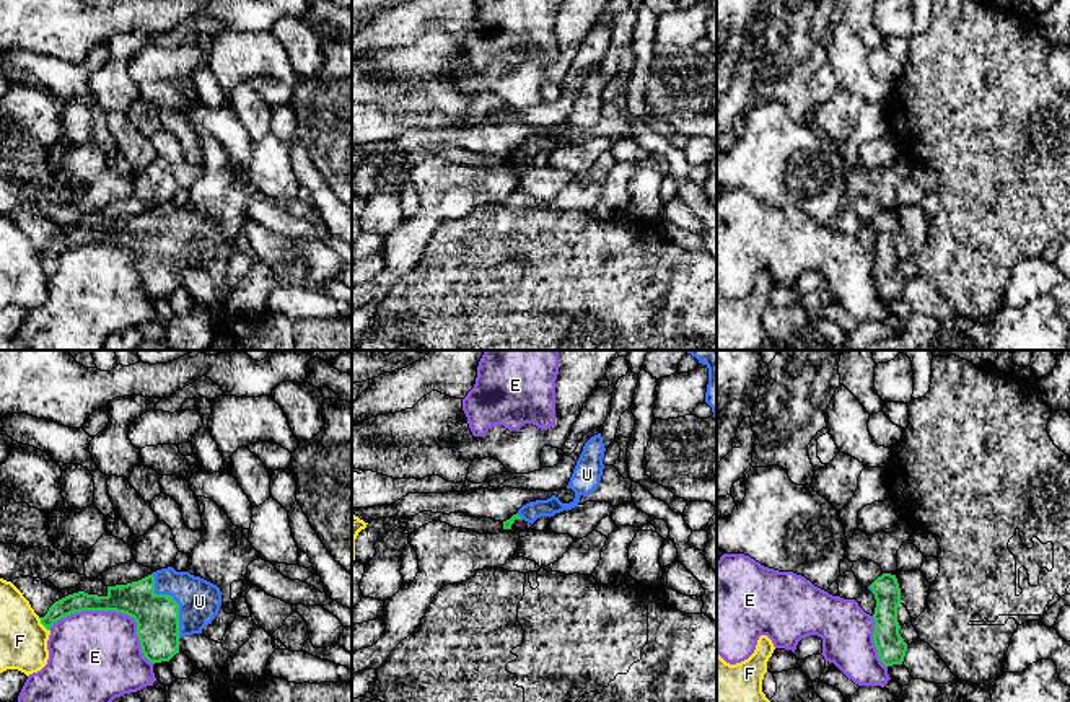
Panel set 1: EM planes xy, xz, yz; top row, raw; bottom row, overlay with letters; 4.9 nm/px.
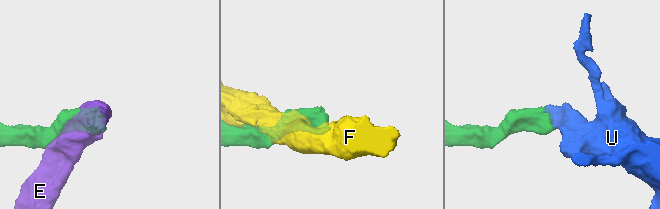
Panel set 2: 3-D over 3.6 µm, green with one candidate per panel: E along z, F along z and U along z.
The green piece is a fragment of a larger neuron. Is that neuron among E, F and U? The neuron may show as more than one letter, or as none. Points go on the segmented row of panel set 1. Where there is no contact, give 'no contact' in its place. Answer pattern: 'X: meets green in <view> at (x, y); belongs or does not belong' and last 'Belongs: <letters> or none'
E: meets green in xy at (114, 609); does not belong
F: meets green in xy at (43, 624); does not belong
U: meets green in xy at (175, 601); belongs
Belongs: U

